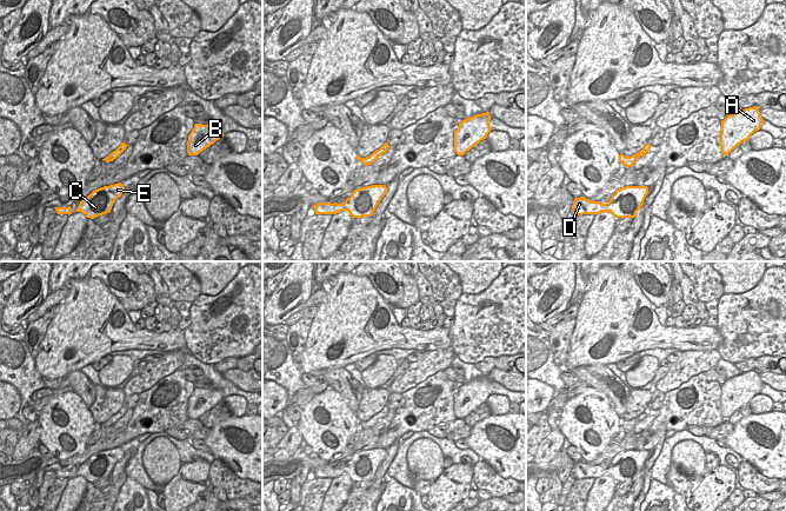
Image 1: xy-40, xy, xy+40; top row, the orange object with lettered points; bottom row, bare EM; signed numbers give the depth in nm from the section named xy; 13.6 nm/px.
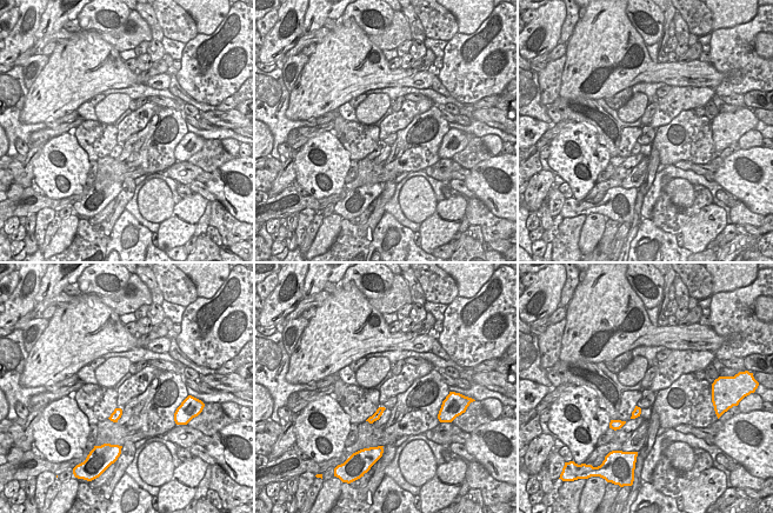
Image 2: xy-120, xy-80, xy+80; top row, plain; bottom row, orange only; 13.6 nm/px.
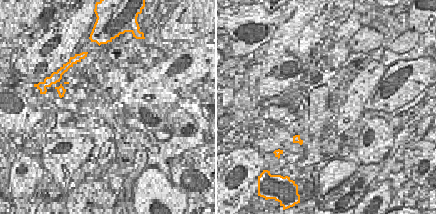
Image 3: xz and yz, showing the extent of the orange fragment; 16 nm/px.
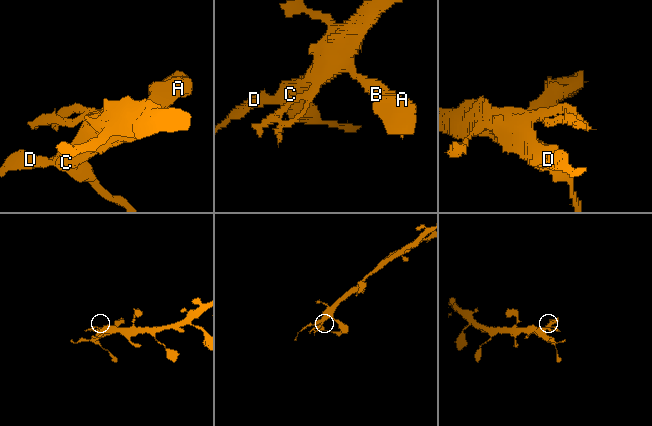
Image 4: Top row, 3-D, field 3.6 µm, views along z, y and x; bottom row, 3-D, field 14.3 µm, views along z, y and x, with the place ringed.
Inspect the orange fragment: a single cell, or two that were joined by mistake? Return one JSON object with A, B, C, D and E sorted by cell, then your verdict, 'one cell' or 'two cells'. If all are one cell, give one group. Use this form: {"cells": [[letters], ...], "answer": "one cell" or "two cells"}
{"cells": [["A", "B", "C", "D", "E"]], "answer": "one cell"}

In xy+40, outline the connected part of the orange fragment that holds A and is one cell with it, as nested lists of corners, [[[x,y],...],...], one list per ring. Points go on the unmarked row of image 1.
[[[757,370],[727,379],[721,385],[720,410],[724,419],[728,419],[738,409],[750,403],[760,393],[764,383]]]

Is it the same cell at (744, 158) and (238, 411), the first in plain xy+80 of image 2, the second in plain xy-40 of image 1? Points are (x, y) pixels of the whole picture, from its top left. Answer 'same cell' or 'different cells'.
different cells

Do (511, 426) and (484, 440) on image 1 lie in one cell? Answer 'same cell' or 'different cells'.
same cell

